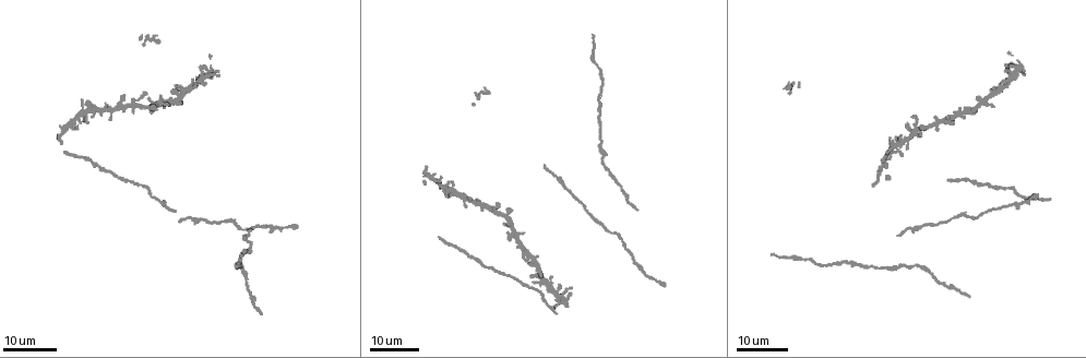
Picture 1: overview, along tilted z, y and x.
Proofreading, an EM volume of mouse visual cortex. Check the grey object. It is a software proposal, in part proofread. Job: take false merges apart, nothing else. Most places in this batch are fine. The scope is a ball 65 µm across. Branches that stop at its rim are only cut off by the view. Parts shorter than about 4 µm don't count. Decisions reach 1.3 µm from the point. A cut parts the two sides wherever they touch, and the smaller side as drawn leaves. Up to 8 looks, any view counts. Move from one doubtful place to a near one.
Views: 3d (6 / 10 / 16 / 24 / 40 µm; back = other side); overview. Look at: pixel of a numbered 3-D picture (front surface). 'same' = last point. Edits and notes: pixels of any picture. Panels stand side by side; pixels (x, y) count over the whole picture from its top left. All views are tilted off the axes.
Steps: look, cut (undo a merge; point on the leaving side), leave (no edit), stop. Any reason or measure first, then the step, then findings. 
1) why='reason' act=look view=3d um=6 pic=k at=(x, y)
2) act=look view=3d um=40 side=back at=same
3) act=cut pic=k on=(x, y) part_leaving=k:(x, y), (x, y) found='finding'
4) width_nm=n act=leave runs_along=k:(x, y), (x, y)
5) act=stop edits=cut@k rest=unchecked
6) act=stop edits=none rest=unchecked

act=look view=3d um=16 pic=1 at=(914, 265)

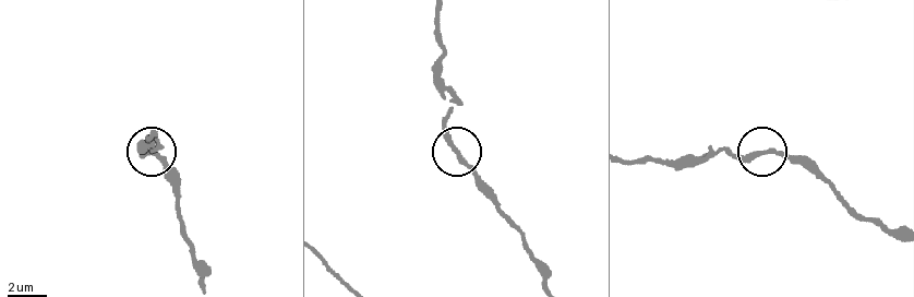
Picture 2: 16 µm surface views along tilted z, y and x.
act=look view=3d um=6 pic=2 at=(767, 150)

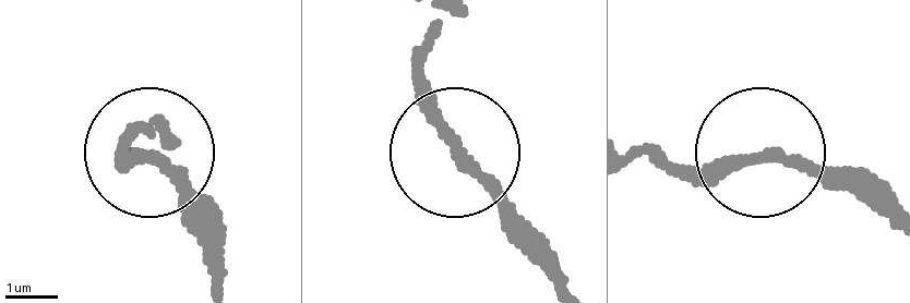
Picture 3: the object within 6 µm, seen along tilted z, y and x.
width_nm=210 act=leave found='continuous, no second cell'

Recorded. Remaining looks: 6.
why='two arms at a narrow angle' act=look view=3d um=24 pic=1 at=(605, 225)

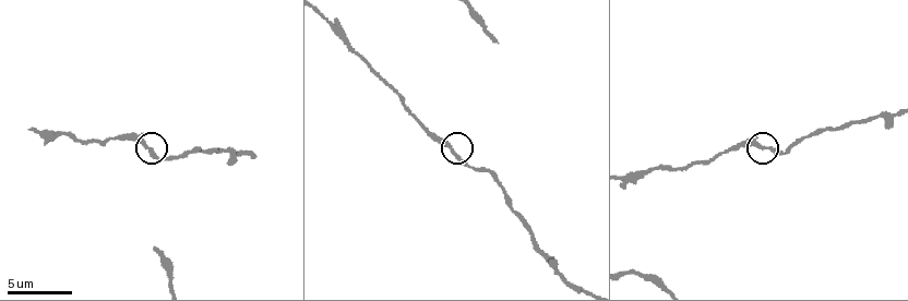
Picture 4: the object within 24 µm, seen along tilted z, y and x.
why='zoom in' act=look view=3d um=10 pic=4 at=(764, 147)

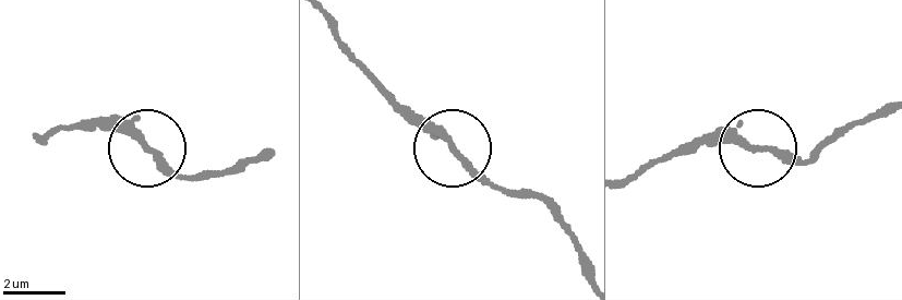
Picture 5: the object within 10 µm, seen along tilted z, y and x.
width_nm=170 act=leave found='all the same cell'

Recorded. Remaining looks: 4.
act=look view=3d um=16 pic=1 at=(511, 275)

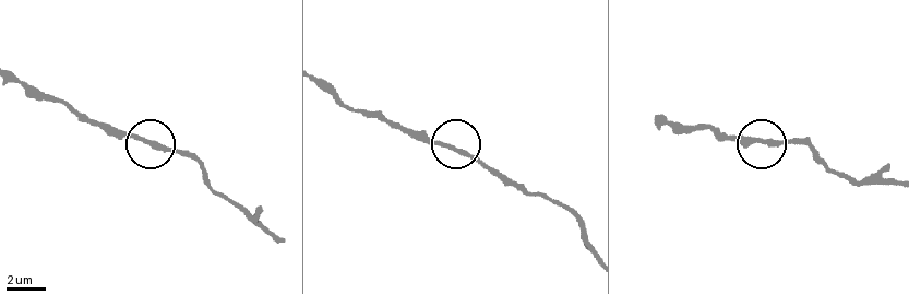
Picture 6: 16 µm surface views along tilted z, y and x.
act=look view=3d um=6 pic=6 at=(769, 143)

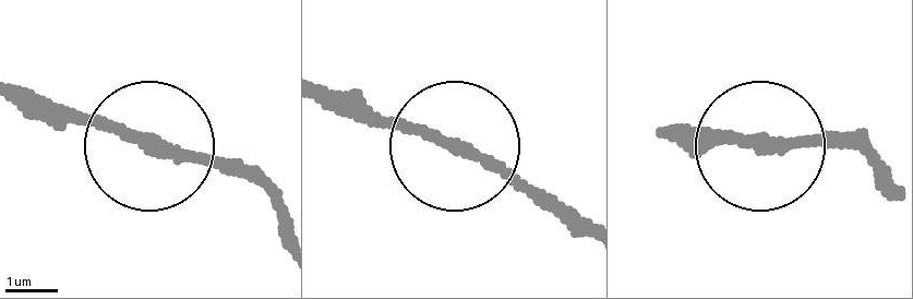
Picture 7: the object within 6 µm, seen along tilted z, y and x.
act=leave runs_along=7:(760, 142), (704, 146) found='continuous, no second cell'

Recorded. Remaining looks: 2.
why='sudden change in width' act=look view=3d um=10 pic=4 at=(58, 133)

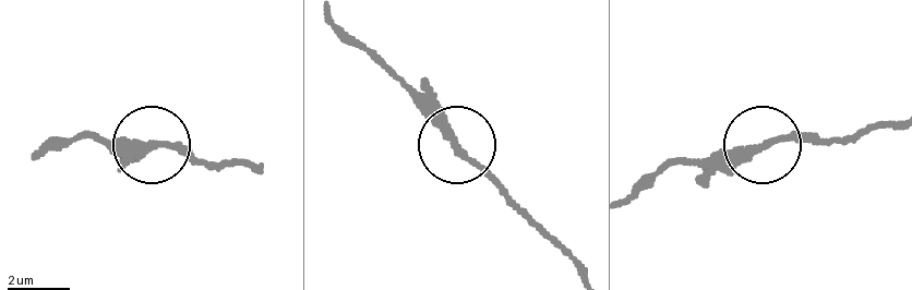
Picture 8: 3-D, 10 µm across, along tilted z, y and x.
why='other side' act=look view=3d um=10 side=back pic=8 at=(757, 149)

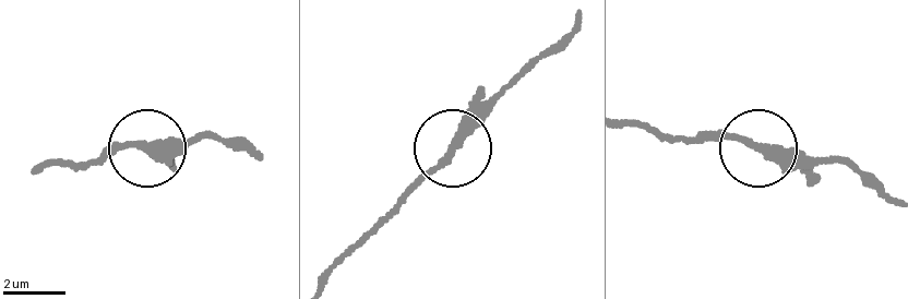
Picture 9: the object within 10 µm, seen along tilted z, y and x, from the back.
width_nm=250 act=leave found='continuous, no second cell'

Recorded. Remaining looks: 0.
act=stop edits=none rest=unchecked

